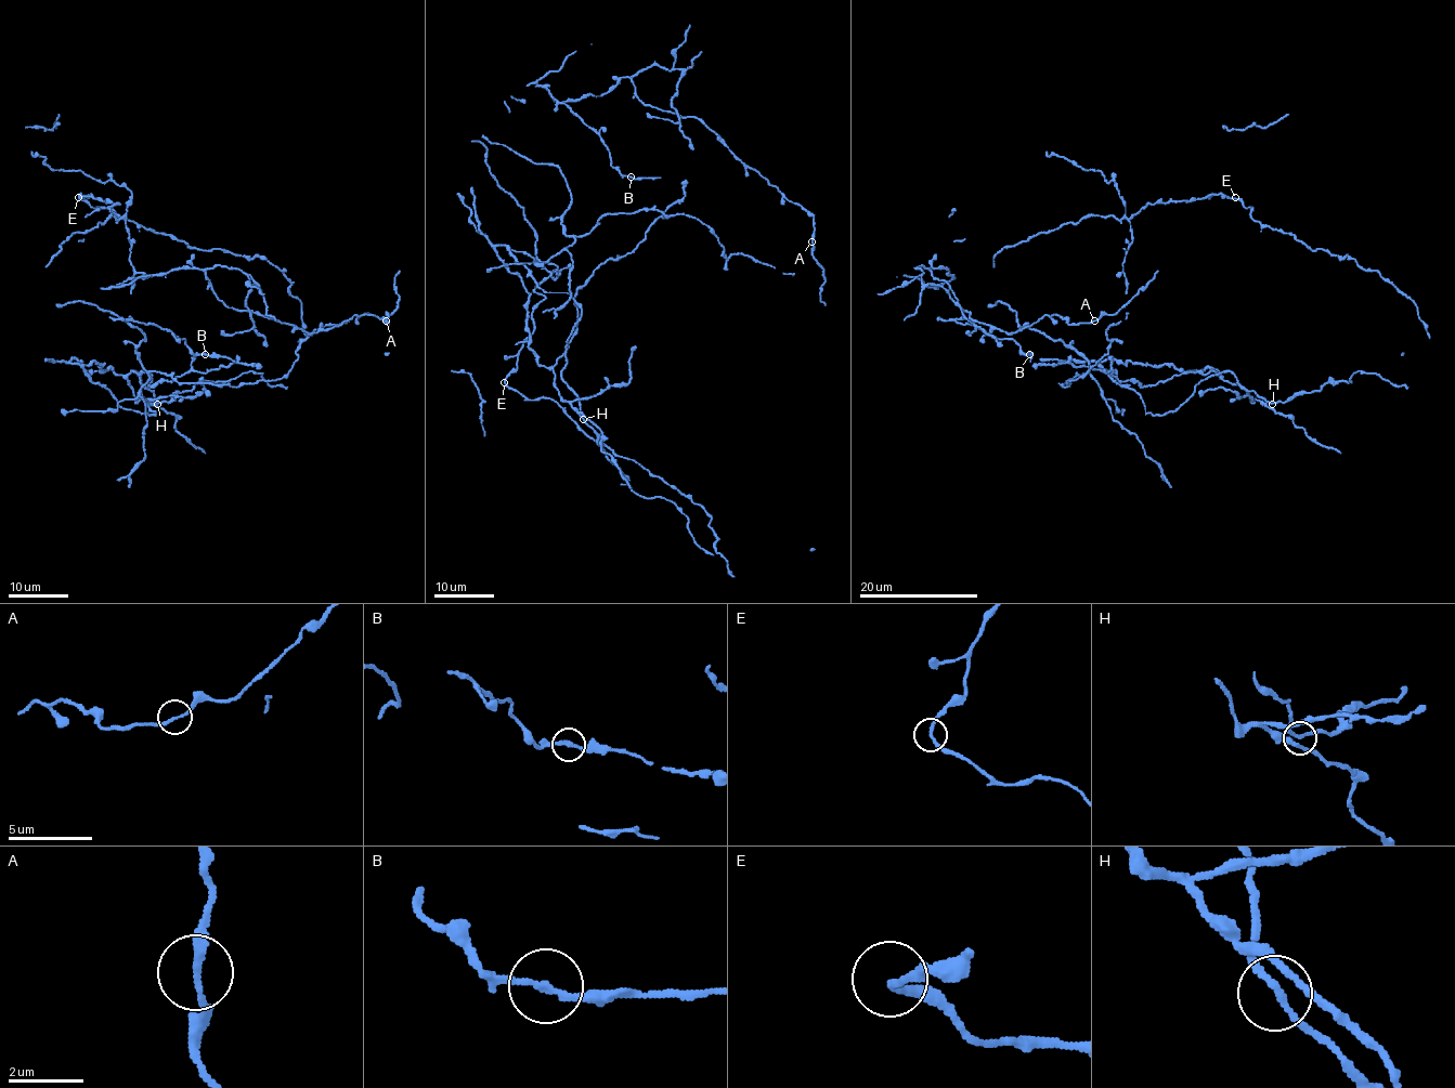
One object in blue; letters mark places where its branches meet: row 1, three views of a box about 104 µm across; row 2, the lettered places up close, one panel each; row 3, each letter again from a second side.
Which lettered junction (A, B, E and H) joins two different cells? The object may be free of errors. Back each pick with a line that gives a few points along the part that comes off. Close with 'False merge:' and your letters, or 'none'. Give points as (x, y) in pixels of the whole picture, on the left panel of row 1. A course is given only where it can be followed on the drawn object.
False merge: none

